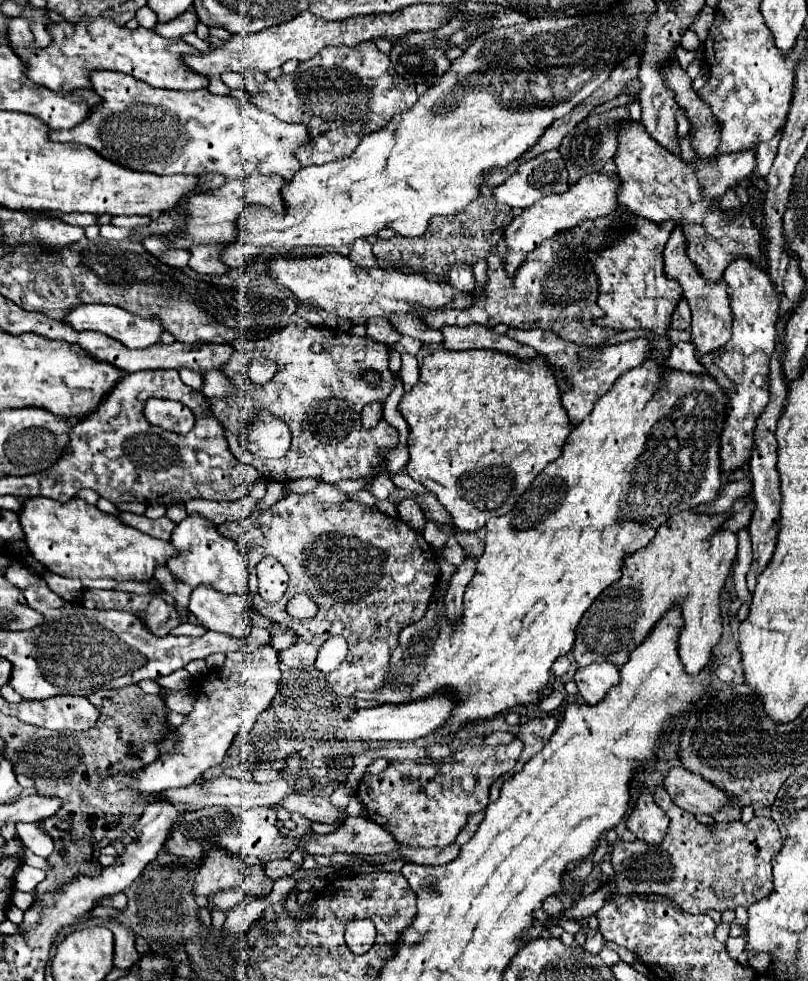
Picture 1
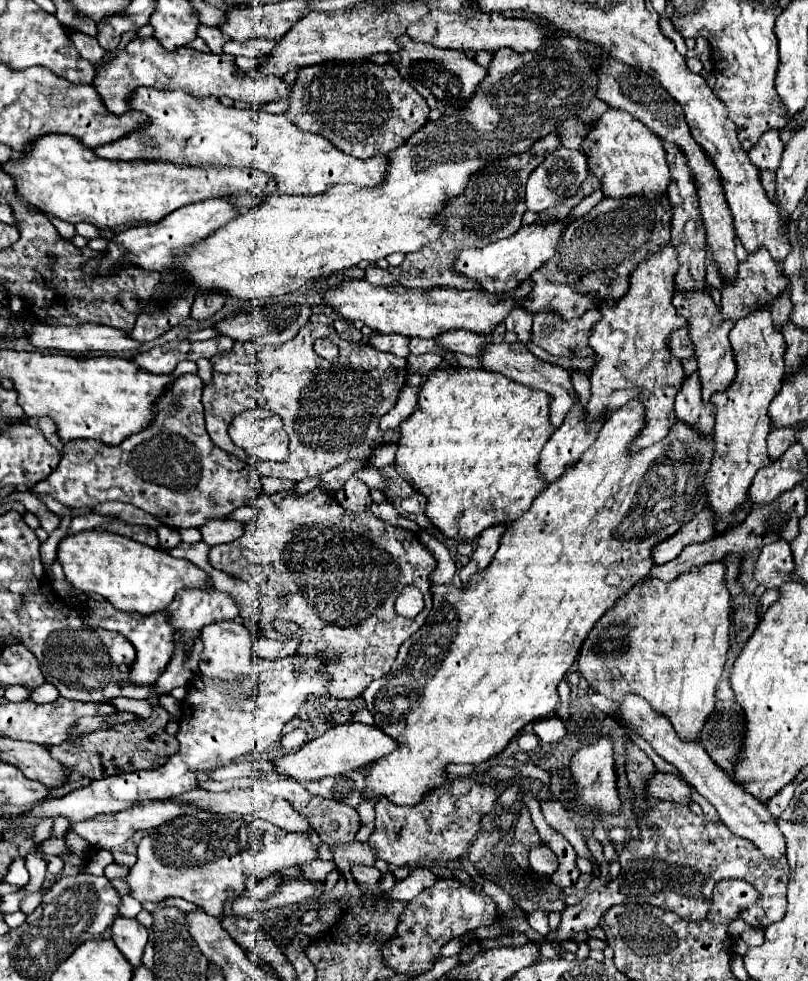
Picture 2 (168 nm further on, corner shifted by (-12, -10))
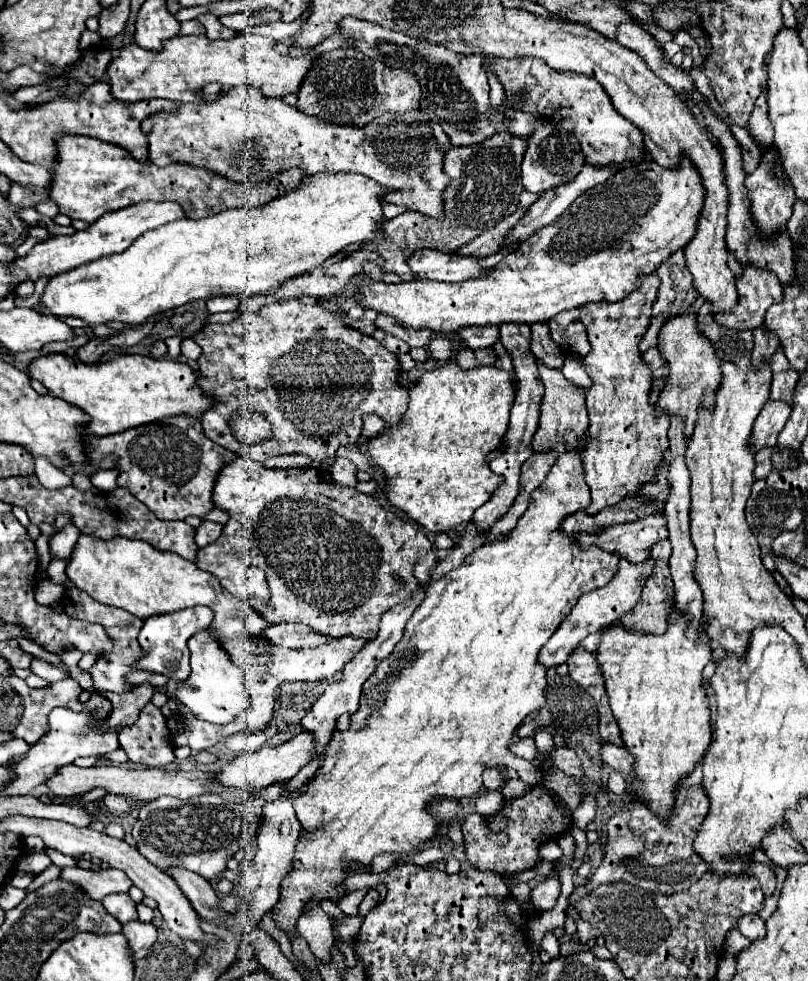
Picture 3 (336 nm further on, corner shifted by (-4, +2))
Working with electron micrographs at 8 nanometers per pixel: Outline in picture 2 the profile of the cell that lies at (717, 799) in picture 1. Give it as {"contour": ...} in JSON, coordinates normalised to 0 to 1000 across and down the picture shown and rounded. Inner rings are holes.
{"contour":[[[809,788],[809,792],[802,794],[802,810],[814,817],[834,817],[834,819],[851,821],[856,819],[854,808],[856,808],[856,802],[839,790]]]}

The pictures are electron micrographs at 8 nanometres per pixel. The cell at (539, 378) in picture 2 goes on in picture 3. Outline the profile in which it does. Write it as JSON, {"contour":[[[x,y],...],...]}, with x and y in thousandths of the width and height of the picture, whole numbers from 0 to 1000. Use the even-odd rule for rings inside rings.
{"contour":[[[663,366],[668,386],[676,394],[671,415],[668,415],[668,433],[666,439],[661,441],[658,456],[661,460],[676,460],[686,458],[691,462],[698,462],[703,458],[718,458],[718,445],[725,443],[728,439],[728,423],[725,423],[725,409],[723,409],[723,397],[713,394],[705,390],[693,376],[681,376],[676,374],[668,366]]]}

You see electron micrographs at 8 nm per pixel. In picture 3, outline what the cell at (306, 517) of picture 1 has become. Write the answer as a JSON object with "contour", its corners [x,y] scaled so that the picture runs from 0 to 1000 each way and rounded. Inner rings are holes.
{"contour":[[[295,466],[272,480],[265,511],[270,517],[285,521],[285,531],[265,554],[245,560],[243,576],[267,586],[292,609],[297,609],[297,604],[290,586],[307,576],[322,578],[329,584],[334,613],[332,617],[319,619],[319,623],[327,623],[327,629],[329,623],[347,623],[347,633],[342,633],[339,627],[339,635],[381,635],[399,647],[436,647],[460,653],[468,647],[470,629],[520,600],[510,582],[515,572],[535,560],[535,551],[510,531],[500,531],[488,521],[475,519],[465,507],[413,494],[406,480],[389,476],[332,478],[307,466]],[[485,576],[493,576],[493,588],[500,590],[500,600],[490,600]]]}

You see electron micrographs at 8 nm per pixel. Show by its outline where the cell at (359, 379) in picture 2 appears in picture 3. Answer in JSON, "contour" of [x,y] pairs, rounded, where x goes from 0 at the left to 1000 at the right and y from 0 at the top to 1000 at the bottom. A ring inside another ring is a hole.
{"contour":[[[369,305],[339,309],[327,313],[327,317],[300,321],[282,331],[257,331],[240,341],[240,348],[250,354],[250,364],[245,366],[245,394],[262,407],[262,415],[248,423],[252,441],[282,460],[292,460],[314,470],[329,470],[344,464],[379,464],[391,470],[411,468],[421,454],[441,452],[450,423],[465,421],[478,433],[490,433],[505,417],[505,397],[493,392],[493,364],[463,344],[408,323],[399,311],[386,313]],[[302,411],[307,411],[307,419],[314,413],[337,433],[337,445],[314,456],[297,454],[282,435],[282,427],[297,423],[292,415]]]}

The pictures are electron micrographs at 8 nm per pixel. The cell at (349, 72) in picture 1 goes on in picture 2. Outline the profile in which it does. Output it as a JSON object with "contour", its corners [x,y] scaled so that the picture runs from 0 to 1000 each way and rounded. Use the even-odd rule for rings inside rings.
{"contour":[[[453,60],[401,62],[369,72],[354,115],[374,134],[386,134],[411,144],[421,154],[443,162],[480,156],[530,125],[527,101],[483,66],[463,66]]]}

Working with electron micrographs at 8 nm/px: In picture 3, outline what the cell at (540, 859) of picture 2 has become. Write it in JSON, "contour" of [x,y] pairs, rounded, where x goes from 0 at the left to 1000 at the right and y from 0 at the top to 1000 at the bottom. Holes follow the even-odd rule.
{"contour":[[[676,857],[676,859],[671,859],[671,861],[666,863],[666,872],[668,872],[671,876],[678,876],[678,878],[692,877],[696,873],[696,866],[691,859],[687,859],[689,858]]]}

